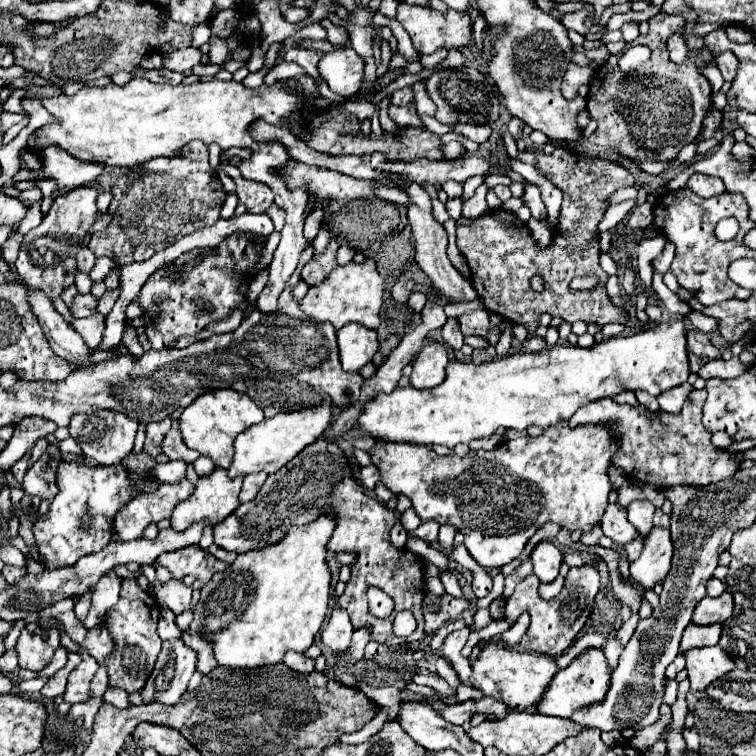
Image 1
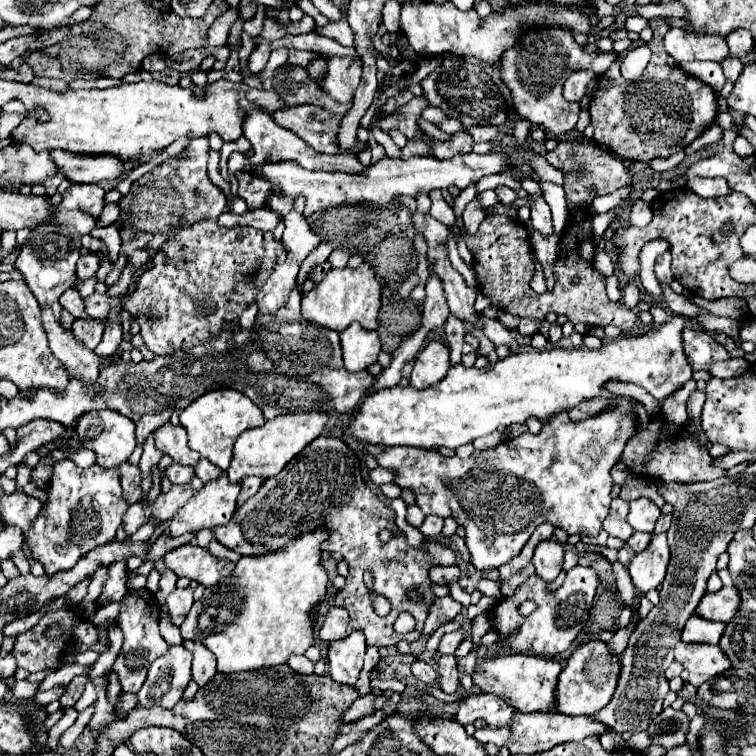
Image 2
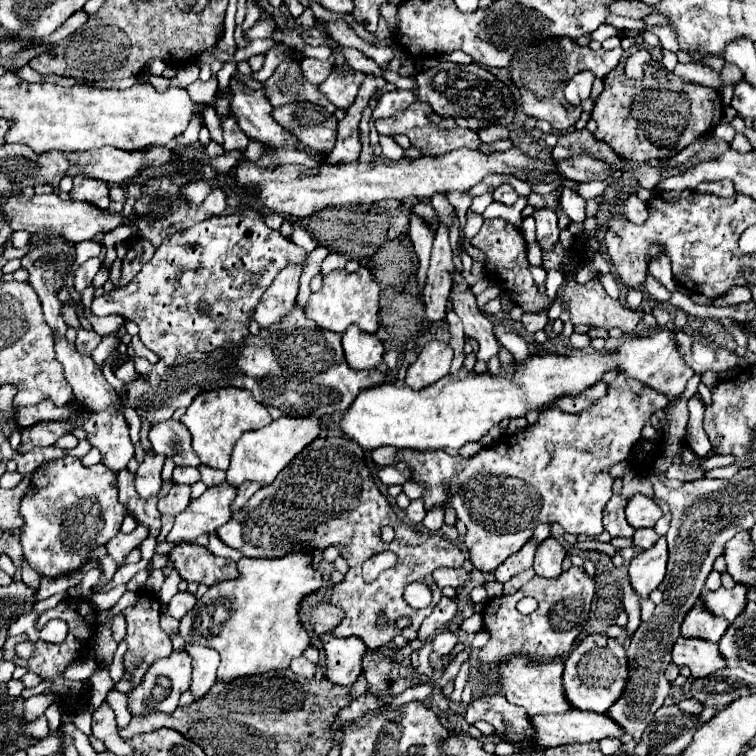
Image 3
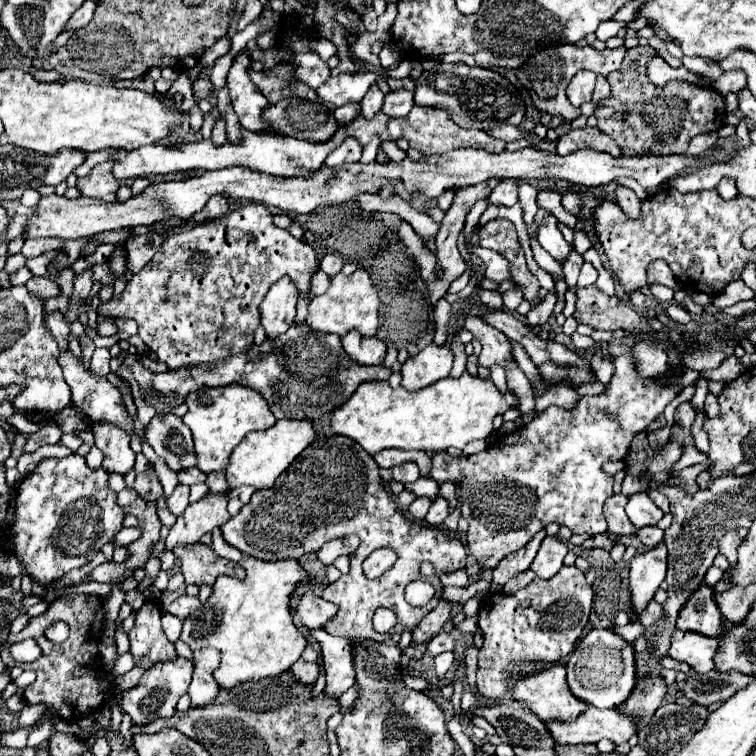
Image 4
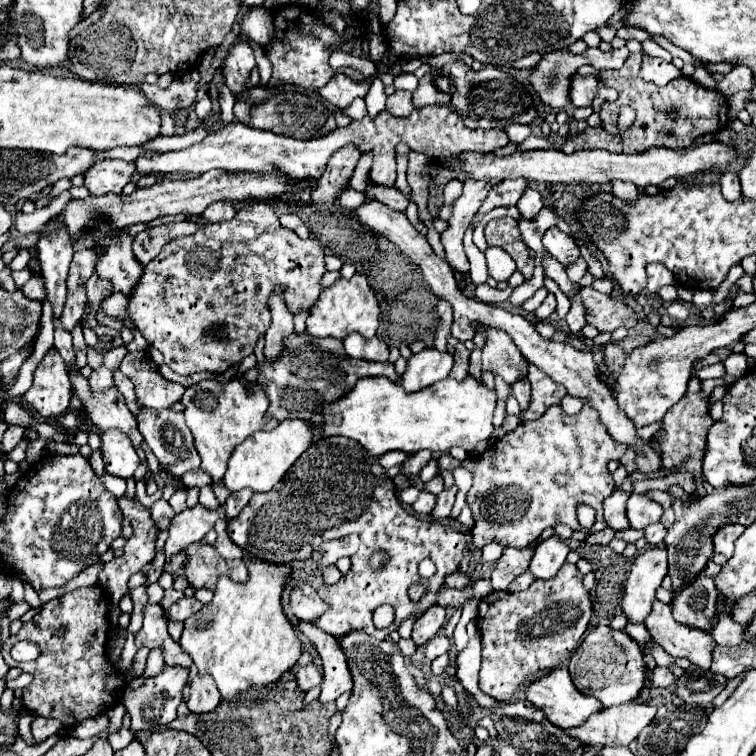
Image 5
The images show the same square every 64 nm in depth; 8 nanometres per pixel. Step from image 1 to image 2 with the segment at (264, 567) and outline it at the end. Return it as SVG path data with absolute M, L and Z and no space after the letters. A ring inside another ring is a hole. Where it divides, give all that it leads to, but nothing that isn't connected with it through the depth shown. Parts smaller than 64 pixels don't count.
M324 528L300 536L296 542L284 546L274 554L242 556L234 568L234 576L226 586L206 588L204 596L194 602L186 614L180 634L184 640L200 640L218 658L218 672L248 672L256 668L286 664L290 654L304 654L312 642L312 608L324 598L328 574L320 566L320 542L328 538Z

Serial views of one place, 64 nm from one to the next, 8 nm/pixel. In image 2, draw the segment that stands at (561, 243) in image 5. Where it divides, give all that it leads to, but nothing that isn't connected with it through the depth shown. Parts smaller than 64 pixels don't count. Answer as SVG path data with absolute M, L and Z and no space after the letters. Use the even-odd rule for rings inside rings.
M530 196L532 198L532 226L536 232L540 232L544 238L554 234L554 226L552 226L552 214L550 214L550 206L546 204L546 200L542 196Z

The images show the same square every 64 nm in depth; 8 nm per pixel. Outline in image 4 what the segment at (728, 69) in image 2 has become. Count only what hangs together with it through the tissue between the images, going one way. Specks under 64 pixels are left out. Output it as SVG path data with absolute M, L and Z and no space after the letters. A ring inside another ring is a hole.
M730 70L724 72L714 84L712 84L720 94L728 94L728 92L740 92L746 88L746 72L744 70Z

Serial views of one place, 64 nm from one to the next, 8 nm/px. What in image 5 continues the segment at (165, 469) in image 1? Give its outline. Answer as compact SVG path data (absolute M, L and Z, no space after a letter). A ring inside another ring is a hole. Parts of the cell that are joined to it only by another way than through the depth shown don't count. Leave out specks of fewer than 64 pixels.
M192 470L182 476L182 482L186 488L202 488L206 484L212 484L212 476L208 476L204 470Z

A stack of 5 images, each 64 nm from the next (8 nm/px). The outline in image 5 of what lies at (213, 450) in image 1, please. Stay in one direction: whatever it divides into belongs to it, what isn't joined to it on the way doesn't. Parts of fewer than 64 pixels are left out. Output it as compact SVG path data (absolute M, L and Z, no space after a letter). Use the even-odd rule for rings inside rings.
M202 380L194 386L188 386L180 402L184 404L184 418L194 434L194 444L202 458L200 468L208 472L214 482L222 480L228 458L240 442L244 442L248 436L252 436L258 430L272 430L278 424L264 420L268 410L266 394L264 392L246 394L242 380L230 380L224 384L216 380Z

